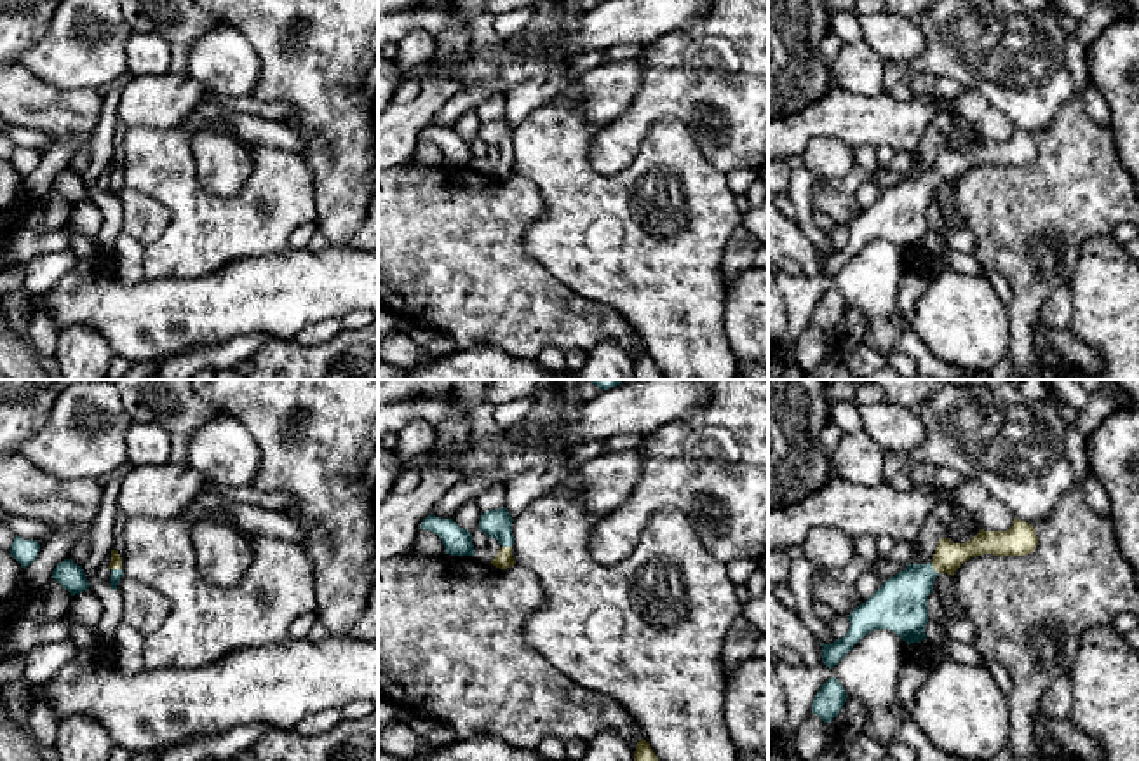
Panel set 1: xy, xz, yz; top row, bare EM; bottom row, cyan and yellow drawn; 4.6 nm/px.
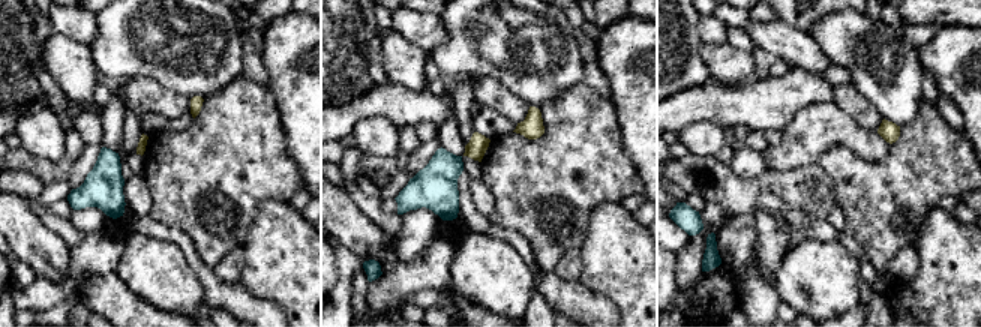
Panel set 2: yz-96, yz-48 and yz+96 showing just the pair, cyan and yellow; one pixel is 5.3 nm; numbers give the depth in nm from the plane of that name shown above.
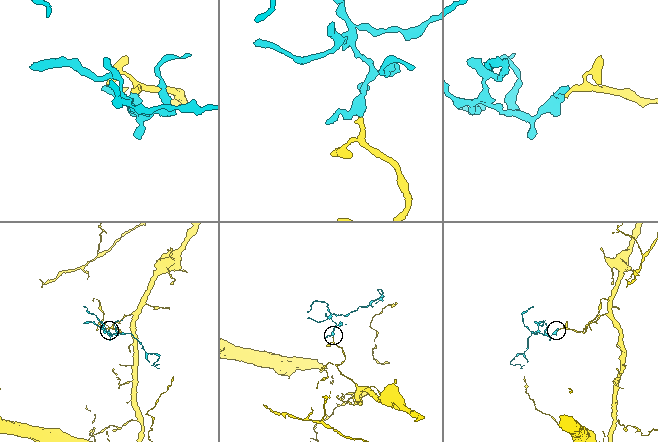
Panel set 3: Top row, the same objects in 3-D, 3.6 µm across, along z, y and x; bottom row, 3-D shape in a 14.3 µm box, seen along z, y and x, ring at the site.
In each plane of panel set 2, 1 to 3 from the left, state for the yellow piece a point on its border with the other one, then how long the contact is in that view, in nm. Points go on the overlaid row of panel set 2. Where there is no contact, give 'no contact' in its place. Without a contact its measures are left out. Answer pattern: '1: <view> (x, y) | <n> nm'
1: no contact
2: no contact
3: no contact

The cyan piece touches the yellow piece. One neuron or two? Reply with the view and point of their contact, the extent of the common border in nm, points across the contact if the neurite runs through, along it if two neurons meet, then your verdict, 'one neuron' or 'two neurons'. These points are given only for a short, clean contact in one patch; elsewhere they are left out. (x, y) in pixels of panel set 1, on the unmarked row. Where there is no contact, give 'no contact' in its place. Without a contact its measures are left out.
contact yz (932, 178); length 70 nm; way yz (899, 215), (932, 178), (950, 166); one neuron

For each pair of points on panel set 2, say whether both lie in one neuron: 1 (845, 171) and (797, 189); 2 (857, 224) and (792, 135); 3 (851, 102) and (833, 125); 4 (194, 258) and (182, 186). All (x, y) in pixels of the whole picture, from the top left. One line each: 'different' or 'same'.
1: different
2: different
3: different
4: different

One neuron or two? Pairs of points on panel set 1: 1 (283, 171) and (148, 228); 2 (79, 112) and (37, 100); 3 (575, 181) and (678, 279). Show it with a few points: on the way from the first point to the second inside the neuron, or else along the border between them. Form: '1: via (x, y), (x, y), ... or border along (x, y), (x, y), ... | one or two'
1: border along (140, 192), (169, 215), (169, 225), (143, 246) | two
2: via (68, 112), (47, 108) | one
3: via (601, 208), (652, 253) | one

